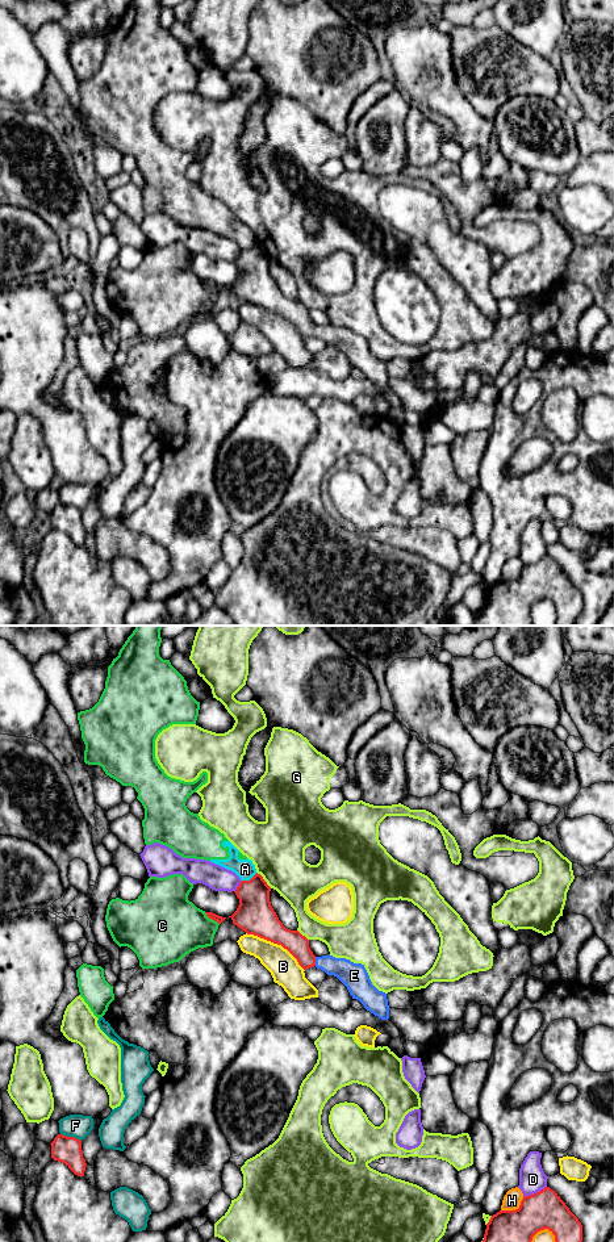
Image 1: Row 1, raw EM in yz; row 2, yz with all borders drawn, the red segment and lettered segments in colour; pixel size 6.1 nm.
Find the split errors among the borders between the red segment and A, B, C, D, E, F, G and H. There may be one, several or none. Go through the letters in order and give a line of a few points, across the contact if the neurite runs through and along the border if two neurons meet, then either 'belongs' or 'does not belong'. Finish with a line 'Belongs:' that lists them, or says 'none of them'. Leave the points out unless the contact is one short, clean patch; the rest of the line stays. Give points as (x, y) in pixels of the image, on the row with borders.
A: line yz (257, 873), (249, 879), (241, 881); does not belong
B: does not belong
C: does not belong
D: does not belong
E: line yz (293, 941), (314, 961), (341, 967), (353, 975); belongs
F: does not belong
G: does not belong
H: does not belong
Belongs: E

